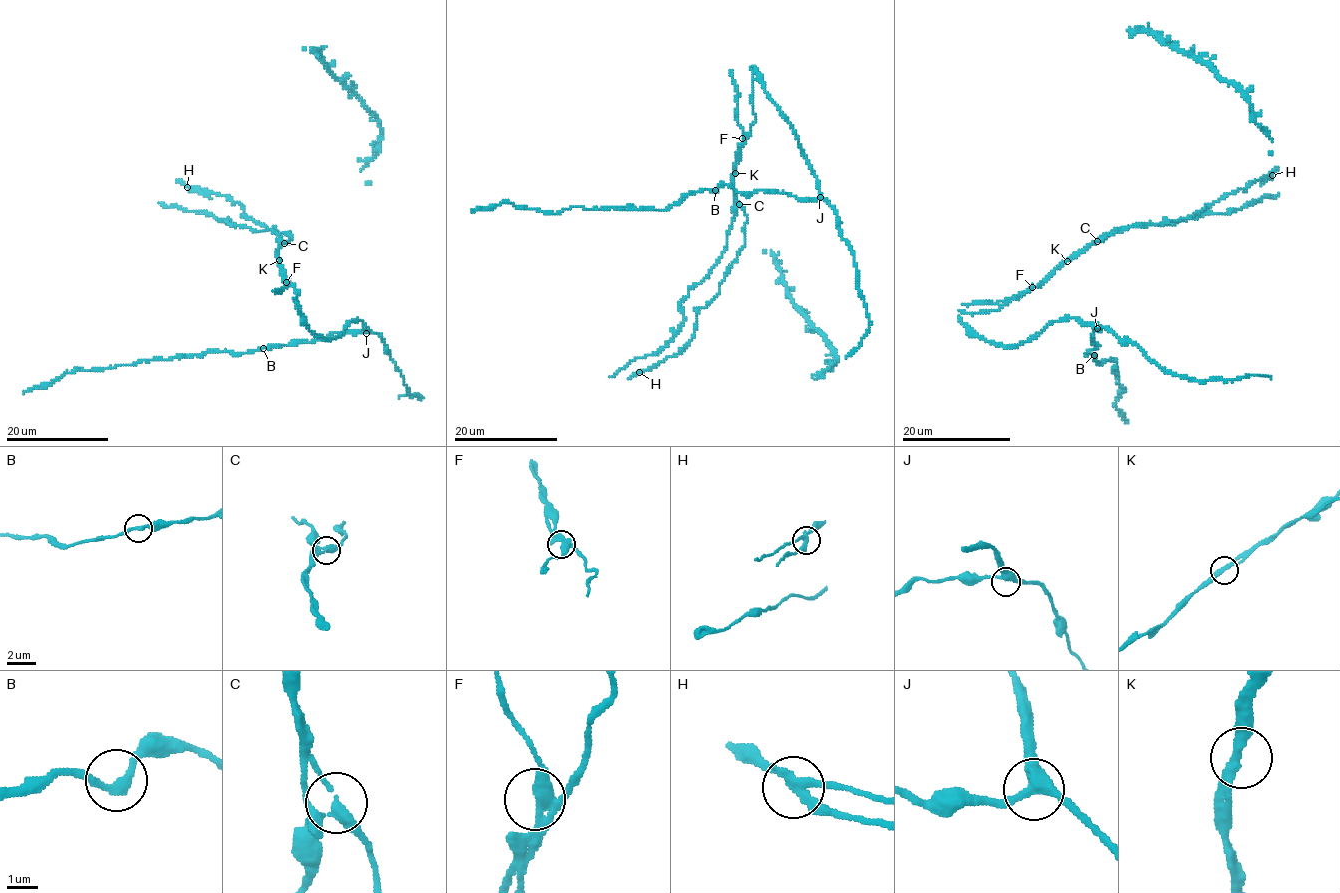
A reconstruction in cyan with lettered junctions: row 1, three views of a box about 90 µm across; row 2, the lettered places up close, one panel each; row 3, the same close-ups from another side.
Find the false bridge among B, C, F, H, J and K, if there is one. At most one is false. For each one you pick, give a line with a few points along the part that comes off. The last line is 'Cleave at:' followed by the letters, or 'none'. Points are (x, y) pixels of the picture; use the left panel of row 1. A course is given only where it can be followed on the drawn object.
H: foreign part runs (187, 187), (211, 198)
Cleave at: H

